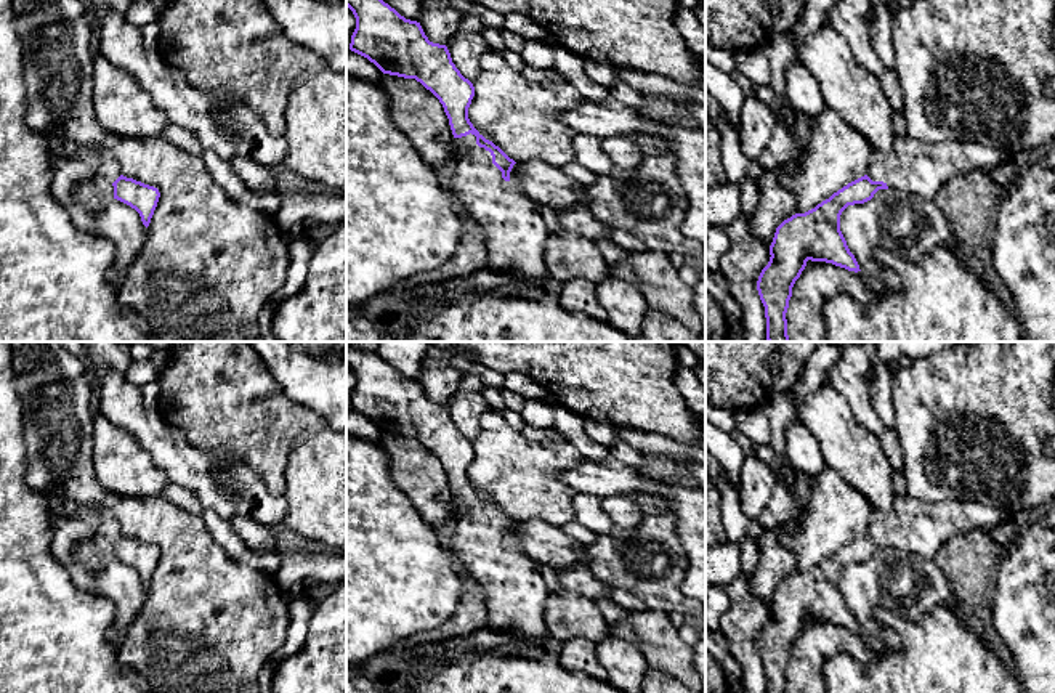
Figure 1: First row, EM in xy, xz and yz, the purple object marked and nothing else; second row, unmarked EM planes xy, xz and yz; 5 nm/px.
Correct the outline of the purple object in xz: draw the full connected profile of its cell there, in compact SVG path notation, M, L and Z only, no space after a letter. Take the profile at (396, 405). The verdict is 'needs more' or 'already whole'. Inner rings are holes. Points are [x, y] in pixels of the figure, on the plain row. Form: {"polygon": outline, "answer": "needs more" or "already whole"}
{"polygon": "M346 345L346 366L356 377L350 409L367 417L383 433L420 441L443 464L454 497L460 497L467 504L465 512L455 513L449 531L451 552L484 592L487 629L508 635L508 645L502 650L540 653L544 640L548 637L544 608L550 590L537 563L526 555L516 541L510 539L516 521L486 499L470 481L468 467L475 456L473 443L455 427L446 404L430 401L420 382L406 379L377 353Z", "answer": "needs more"}

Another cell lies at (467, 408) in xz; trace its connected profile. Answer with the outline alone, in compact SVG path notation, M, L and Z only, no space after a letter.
M459 391L446 406L455 427L473 443L479 435L481 419L489 411L484 398L478 391Z

